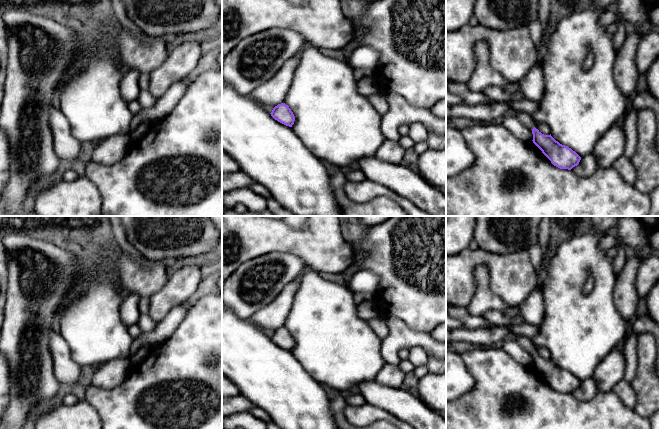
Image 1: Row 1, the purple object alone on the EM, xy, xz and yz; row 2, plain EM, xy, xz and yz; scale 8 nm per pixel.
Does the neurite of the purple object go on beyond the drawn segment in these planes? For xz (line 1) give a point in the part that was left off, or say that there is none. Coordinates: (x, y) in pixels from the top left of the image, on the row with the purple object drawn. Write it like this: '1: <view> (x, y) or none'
1: none

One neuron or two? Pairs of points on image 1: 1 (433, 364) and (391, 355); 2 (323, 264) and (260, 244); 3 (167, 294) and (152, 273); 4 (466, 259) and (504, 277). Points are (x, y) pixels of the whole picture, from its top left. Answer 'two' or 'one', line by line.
1: two
2: one
3: two
4: one

